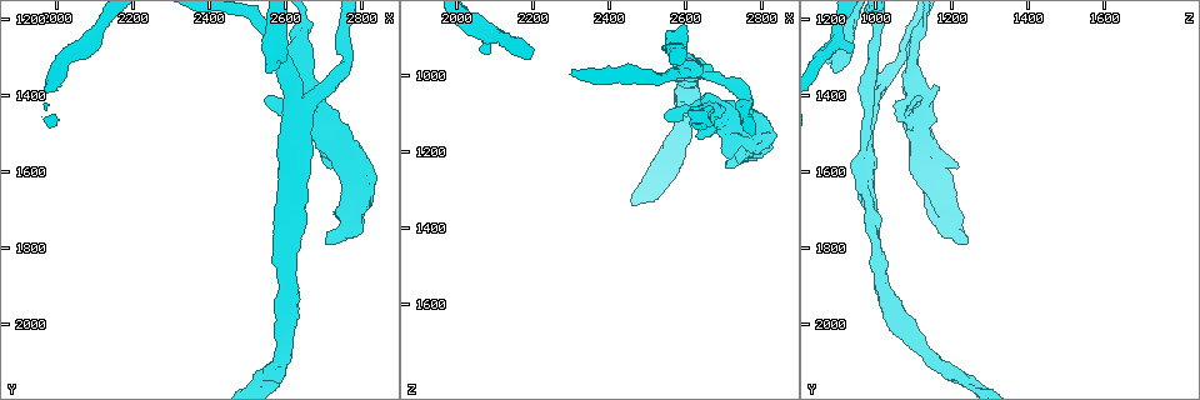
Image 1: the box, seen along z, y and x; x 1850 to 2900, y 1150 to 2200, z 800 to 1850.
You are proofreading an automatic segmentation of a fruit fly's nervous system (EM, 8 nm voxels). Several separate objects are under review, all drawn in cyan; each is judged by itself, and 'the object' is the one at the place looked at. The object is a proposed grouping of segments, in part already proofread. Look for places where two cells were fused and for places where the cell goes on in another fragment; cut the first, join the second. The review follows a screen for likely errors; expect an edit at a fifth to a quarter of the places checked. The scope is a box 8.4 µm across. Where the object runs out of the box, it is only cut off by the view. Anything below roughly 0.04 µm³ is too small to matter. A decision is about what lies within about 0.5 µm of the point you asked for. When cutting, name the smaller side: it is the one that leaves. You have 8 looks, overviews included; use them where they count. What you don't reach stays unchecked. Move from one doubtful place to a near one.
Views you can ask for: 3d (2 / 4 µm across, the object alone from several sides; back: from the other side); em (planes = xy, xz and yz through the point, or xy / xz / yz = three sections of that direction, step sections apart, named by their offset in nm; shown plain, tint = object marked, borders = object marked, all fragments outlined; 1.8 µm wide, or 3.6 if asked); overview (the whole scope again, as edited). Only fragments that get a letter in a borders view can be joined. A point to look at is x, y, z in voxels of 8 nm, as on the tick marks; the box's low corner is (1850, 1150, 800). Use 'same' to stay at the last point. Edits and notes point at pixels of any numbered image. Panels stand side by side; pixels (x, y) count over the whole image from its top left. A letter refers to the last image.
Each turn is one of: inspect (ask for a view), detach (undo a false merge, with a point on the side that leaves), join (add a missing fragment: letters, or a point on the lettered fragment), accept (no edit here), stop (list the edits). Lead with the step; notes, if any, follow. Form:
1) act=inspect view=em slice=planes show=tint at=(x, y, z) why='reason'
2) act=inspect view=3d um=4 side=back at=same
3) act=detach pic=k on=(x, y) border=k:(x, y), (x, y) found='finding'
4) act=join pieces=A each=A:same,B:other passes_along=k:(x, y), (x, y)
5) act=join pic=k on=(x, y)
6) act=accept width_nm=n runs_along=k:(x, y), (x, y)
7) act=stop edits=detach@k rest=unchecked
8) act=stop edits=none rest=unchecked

act=inspect view=em slice=planes show=tint at=(2545, 1335, 890) why='end of a long branch'

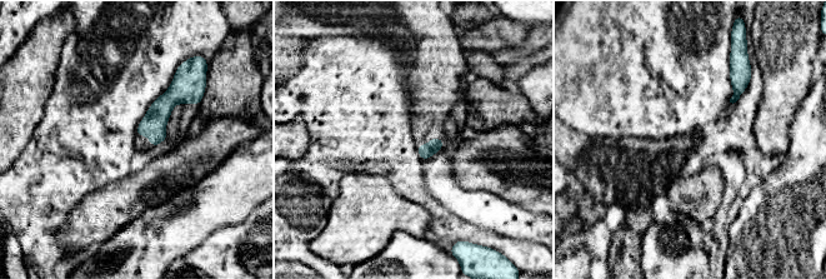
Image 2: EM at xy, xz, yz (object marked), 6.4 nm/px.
act=inspect view=em slice=planes show=borders at=same

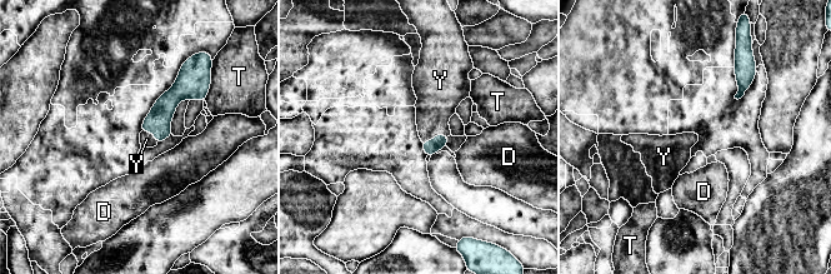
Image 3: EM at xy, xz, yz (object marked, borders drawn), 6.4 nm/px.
act=join pieces=Y each=D:other,T:other,Y:same passes_along=3:(440, 142), (435, 135), (437, 96) found='the cell continues'

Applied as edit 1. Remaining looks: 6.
act=inspect view=overview why='see it whole again'

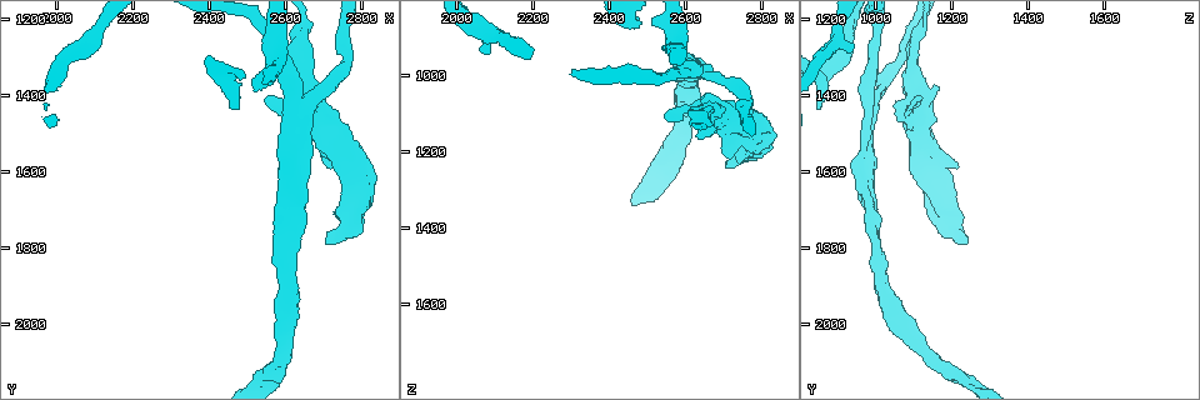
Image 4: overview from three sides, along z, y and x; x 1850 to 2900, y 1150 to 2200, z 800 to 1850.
act=inspect view=3d um=4 at=(2700, 1790, 1240) why='free end'

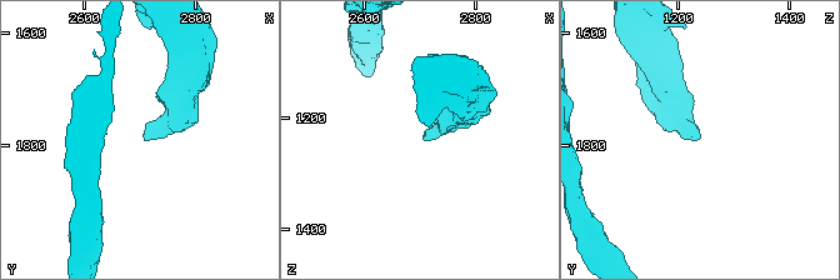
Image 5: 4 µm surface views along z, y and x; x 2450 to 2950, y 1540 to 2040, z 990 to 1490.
act=inspect view=em slice=xy step=16 show=tint at=(2705, 1790, 1230)

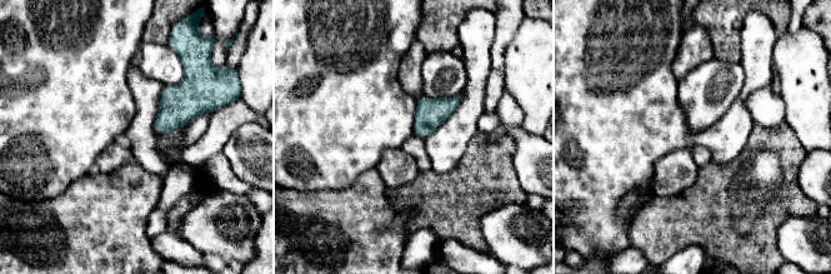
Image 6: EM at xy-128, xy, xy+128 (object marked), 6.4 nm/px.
act=inspect view=em slice=planes show=borders at=same

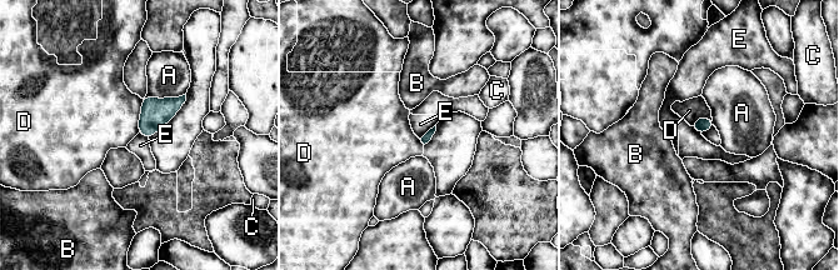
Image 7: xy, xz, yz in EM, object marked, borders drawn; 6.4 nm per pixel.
act=accept each=A:other,B:other,C:other,D:other,E:other border=7:(435, 124), (420, 139) found='none of them fits'

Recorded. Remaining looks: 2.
act=inspect view=em slice=xy step=8 show=borders at=(2695, 1565, 1185) why='free end'

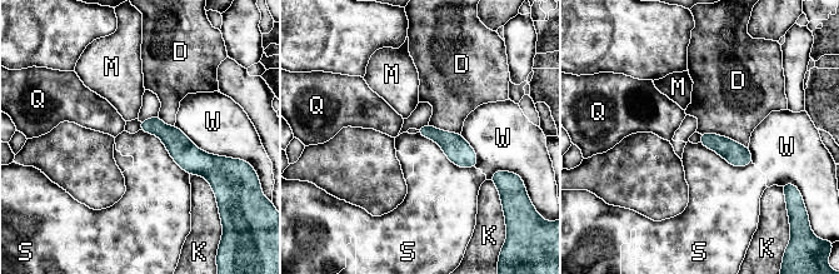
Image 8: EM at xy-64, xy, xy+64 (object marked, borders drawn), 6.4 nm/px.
act=accept longest_contact=S:440nm each=D:other,K:other,M:other,Q:other,S:other,W:other border=8:(416, 133), (454, 164), (474, 168) found='none of them fits'

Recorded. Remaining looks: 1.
act=stop edits=join@3 rest=unchecked

